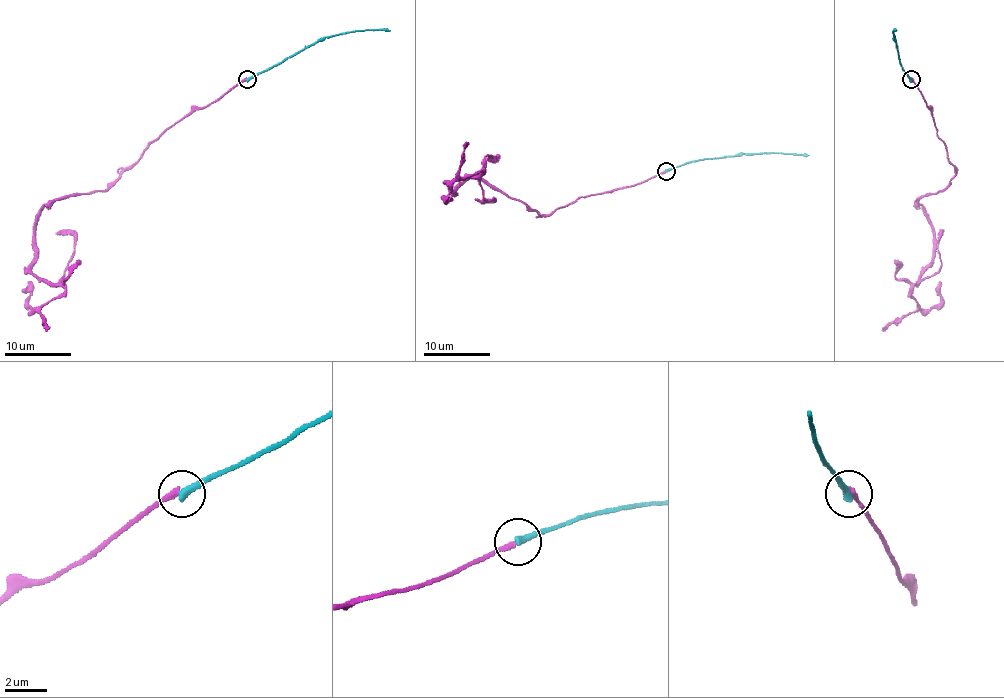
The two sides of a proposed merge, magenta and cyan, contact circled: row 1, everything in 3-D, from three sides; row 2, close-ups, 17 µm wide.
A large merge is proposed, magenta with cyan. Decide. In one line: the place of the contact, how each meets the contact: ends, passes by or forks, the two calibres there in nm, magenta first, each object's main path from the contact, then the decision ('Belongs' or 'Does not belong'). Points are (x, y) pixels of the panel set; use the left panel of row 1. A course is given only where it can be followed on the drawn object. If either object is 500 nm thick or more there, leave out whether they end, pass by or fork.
Place: (247, 79). At the ring magenta ends. At the ring cyan ends. Thickness 280 nm (magenta) against 360 nm. Course of magenta: (246, 79), (169, 126), (105, 190), (50, 201), (35, 226), (31, 268), (65, 290), (31, 308), (28, 282). Course of cyan: (247, 79), (326, 37), (356, 30), (390, 30). Does not belong

